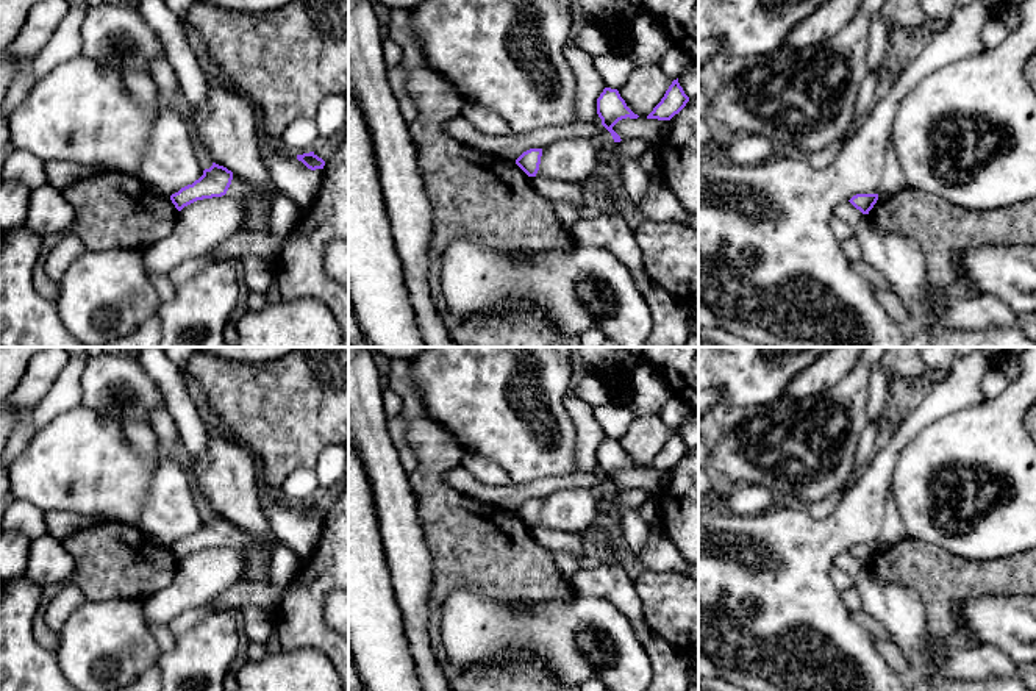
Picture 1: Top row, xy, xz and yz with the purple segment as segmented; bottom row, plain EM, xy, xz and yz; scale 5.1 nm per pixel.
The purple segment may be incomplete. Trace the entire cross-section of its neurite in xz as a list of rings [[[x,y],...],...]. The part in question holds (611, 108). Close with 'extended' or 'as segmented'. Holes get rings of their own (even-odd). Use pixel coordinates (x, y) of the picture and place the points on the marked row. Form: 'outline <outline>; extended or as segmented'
outline [[[605,88],[597,98],[597,114],[602,119],[602,125],[611,133],[614,142],[620,142],[620,136],[613,130],[613,127],[622,119],[638,119],[620,97],[617,89]]]; as segmented

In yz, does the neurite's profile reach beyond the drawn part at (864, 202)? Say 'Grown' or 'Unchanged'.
Unchanged

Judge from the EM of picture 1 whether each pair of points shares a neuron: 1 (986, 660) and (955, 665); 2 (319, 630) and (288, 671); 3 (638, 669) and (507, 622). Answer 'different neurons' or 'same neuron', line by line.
1: same neuron
2: different neurons
3: same neuron

